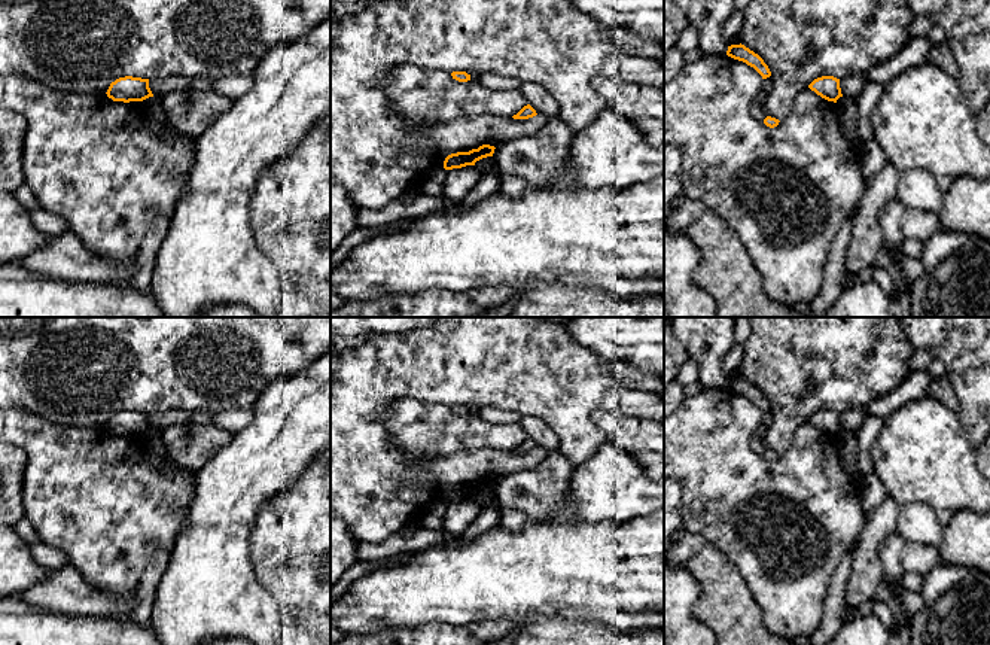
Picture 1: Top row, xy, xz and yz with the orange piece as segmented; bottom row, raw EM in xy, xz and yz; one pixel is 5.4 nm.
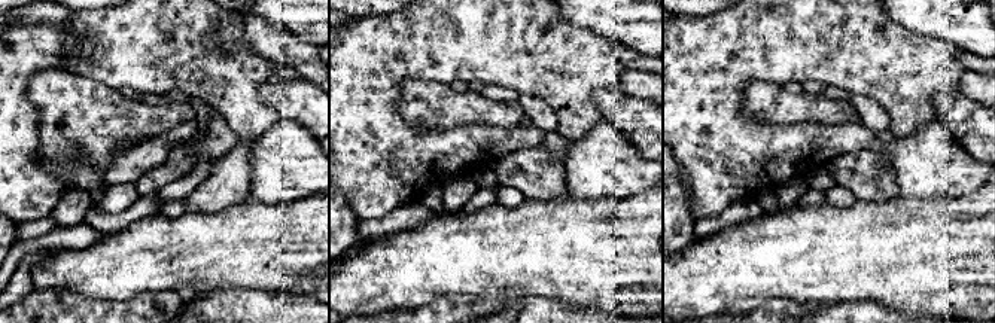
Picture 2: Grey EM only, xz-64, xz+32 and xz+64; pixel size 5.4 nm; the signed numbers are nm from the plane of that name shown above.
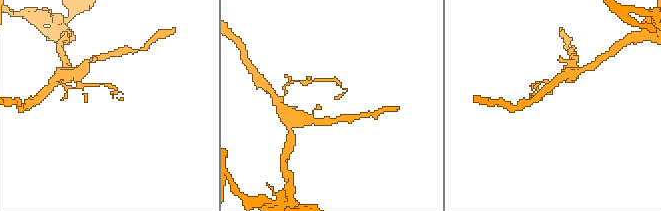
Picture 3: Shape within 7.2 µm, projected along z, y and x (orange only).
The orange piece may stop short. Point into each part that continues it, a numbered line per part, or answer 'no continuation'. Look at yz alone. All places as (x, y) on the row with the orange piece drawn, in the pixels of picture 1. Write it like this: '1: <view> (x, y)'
no continuation

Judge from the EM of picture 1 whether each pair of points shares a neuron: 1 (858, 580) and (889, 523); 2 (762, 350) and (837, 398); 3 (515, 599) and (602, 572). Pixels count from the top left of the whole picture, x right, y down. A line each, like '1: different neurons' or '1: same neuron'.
1: same neuron
2: same neuron
3: same neuron

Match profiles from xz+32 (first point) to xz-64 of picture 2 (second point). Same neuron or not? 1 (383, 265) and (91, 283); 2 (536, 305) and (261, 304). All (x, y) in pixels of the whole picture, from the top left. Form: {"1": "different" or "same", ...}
{"1": "same", "2": "same"}

